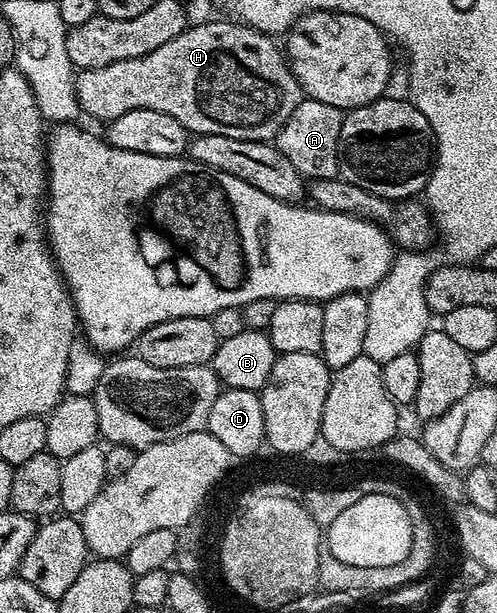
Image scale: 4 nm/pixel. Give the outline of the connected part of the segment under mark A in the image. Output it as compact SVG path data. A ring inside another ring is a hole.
M301 100L300 106L290 115L288 122L280 128L280 133L274 139L277 149L294 163L294 167L305 179L318 177L335 177L342 169L342 154L340 151L340 136L344 113L338 107L330 107L330 103Z

